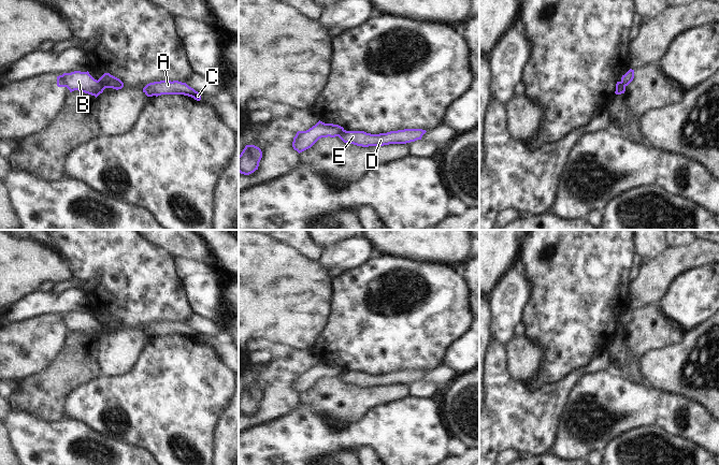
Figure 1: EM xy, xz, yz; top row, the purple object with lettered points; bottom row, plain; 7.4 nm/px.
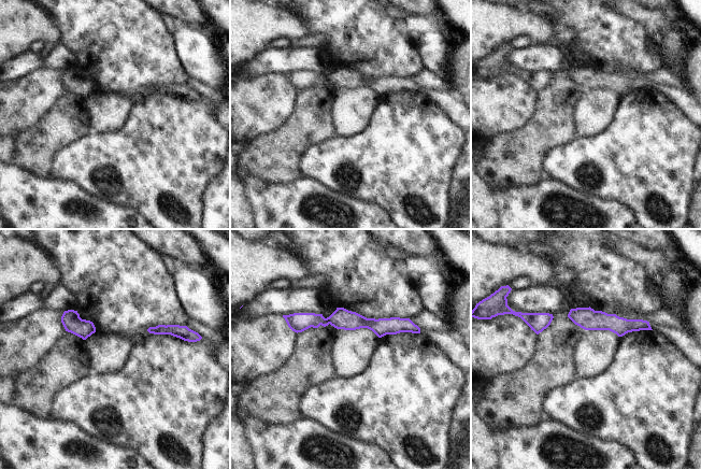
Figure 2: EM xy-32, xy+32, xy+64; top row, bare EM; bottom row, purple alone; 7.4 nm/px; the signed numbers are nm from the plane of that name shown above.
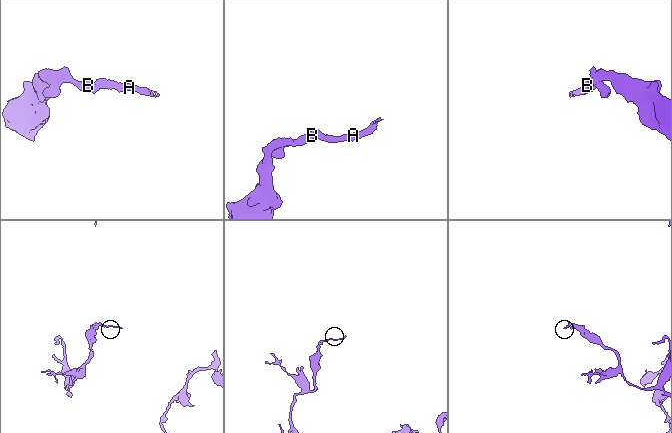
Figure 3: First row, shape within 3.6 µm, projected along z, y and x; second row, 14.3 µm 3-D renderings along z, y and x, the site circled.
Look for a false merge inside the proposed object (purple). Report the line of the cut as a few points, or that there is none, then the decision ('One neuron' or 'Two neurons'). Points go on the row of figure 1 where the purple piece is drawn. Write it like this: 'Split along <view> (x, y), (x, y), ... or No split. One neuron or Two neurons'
Split along xy (97, 81), (105, 87). Two neurons

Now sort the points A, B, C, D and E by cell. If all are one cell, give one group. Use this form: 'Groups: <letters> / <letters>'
Groups: A C D E / B

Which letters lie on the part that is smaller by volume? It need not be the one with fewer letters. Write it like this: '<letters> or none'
A, C, D, E

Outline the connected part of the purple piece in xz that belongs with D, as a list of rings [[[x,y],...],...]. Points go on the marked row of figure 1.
[[[404,129],[398,131],[390,131],[387,133],[371,134],[364,131],[342,131],[339,133],[339,137],[347,144],[354,144],[357,146],[384,146],[389,144],[406,144],[421,140],[426,133],[422,129]]]

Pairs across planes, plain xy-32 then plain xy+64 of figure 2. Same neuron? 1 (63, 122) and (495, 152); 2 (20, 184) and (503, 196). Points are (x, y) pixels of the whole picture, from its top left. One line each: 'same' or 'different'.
1: same
2: same

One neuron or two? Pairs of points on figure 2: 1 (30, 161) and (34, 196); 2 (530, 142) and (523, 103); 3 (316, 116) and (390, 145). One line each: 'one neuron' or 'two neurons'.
1: two neurons
2: two neurons
3: two neurons

